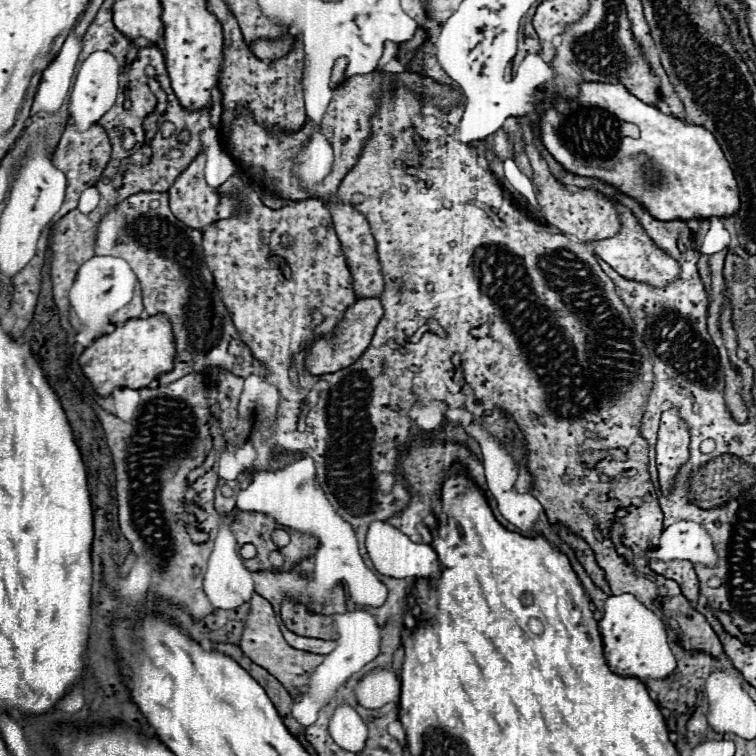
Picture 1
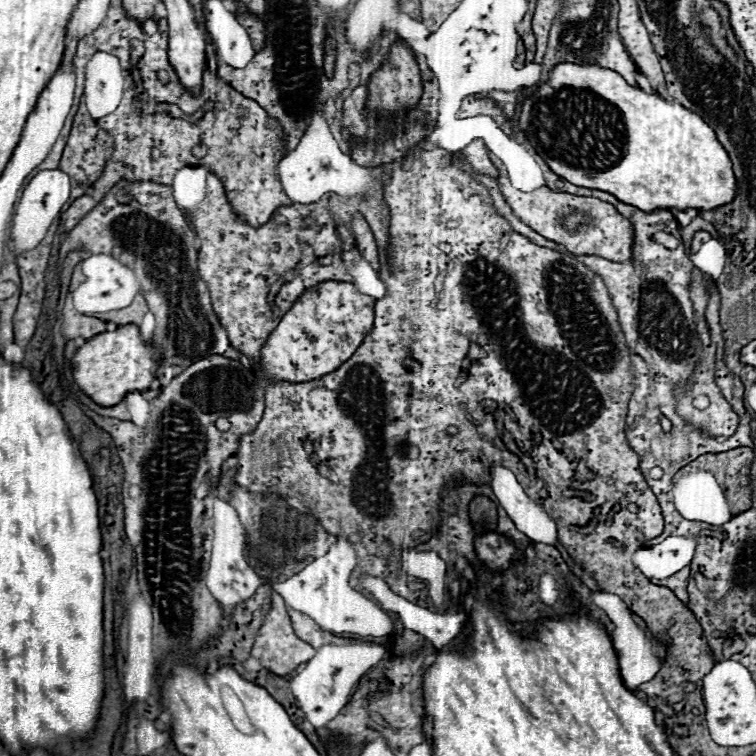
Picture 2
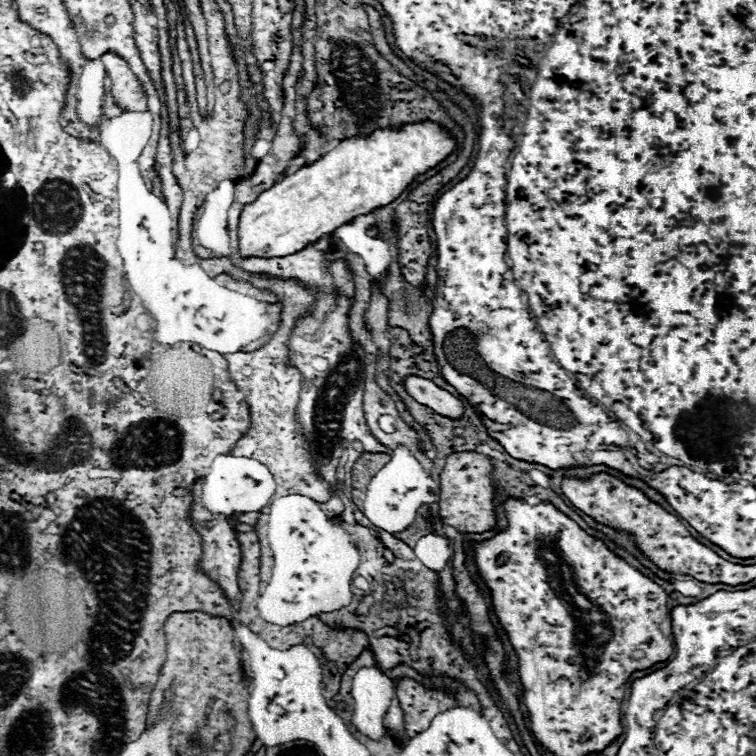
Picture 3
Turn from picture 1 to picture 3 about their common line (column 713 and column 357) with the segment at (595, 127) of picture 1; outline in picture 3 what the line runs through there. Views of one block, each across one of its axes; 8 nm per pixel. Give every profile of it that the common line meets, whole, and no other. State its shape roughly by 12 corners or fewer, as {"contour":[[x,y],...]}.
{"contour":[[378,128],[246,204],[240,256],[288,256],[396,200],[456,138]]}

